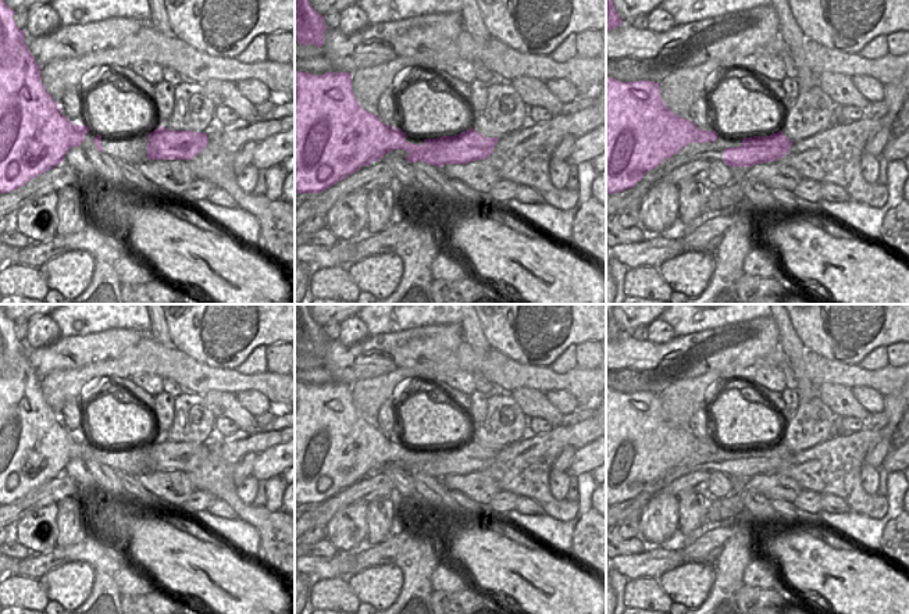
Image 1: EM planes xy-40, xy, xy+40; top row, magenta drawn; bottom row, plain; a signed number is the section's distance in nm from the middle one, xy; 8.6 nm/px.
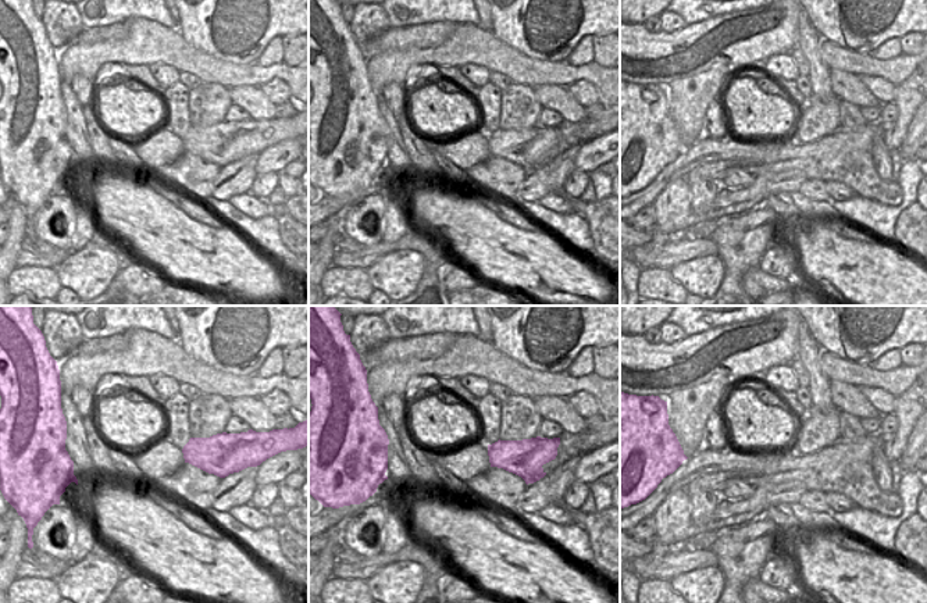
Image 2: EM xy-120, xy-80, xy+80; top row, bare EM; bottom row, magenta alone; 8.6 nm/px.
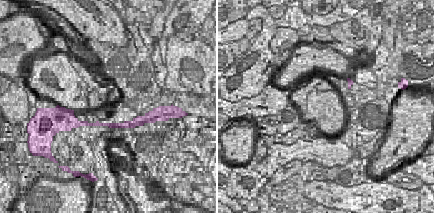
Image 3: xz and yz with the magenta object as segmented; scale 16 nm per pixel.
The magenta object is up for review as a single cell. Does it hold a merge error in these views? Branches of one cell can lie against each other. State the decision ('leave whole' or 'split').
split

